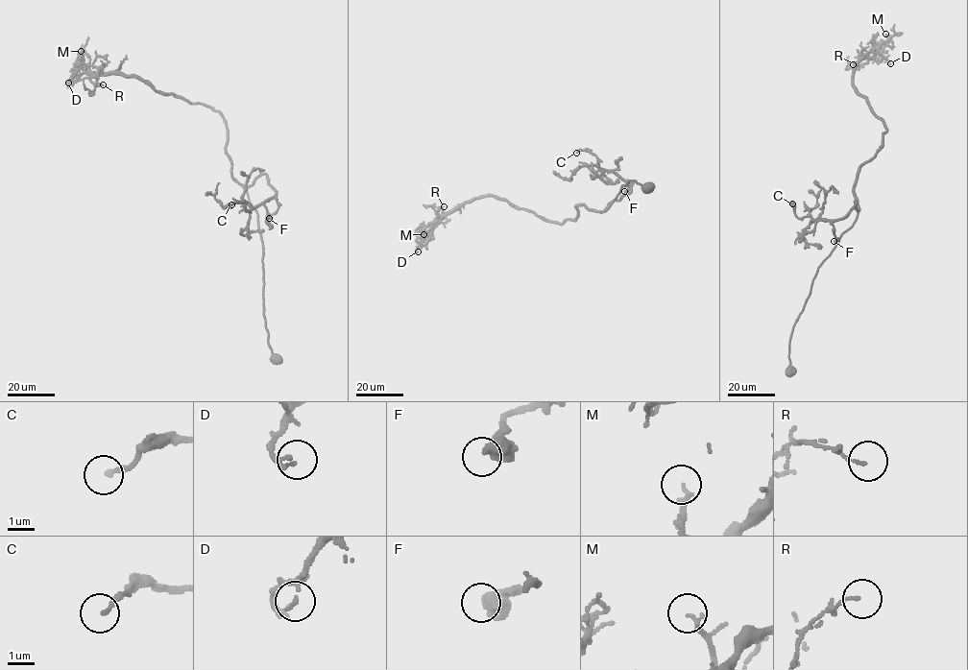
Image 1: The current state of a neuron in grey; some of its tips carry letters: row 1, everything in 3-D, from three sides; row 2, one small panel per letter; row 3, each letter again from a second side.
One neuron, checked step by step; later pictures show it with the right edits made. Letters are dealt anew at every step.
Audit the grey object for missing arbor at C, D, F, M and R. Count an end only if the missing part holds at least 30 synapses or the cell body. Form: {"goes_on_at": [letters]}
{"goes_on_at": []}

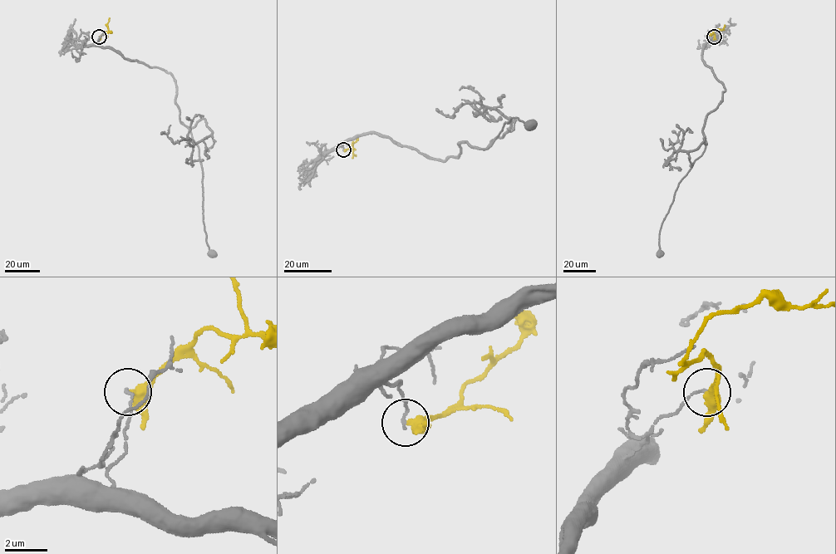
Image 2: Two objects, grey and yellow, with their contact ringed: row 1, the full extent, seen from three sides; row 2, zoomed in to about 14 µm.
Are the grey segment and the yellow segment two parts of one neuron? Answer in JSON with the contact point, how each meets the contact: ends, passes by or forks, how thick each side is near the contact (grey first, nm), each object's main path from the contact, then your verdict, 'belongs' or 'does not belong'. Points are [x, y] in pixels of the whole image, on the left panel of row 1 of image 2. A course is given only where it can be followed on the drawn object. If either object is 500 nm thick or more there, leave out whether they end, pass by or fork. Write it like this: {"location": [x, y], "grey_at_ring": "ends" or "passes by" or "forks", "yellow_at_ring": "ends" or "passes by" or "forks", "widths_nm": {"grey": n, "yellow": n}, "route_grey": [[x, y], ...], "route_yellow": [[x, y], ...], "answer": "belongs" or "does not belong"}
{"location": [99, 36], "grey_at_ring": "ends", "yellow_at_ring": "passes by", "widths_nm": {"grey": 130, "yellow": 360}, "route_grey": [[99, 36], [98, 45], [160, 68], [173, 78], [179, 121], [198, 146], [203, 223], [213, 253]], "route_yellow": [[99, 36], [108, 31], [106, 25], [110, 18]], "answer": "does not belong"}

